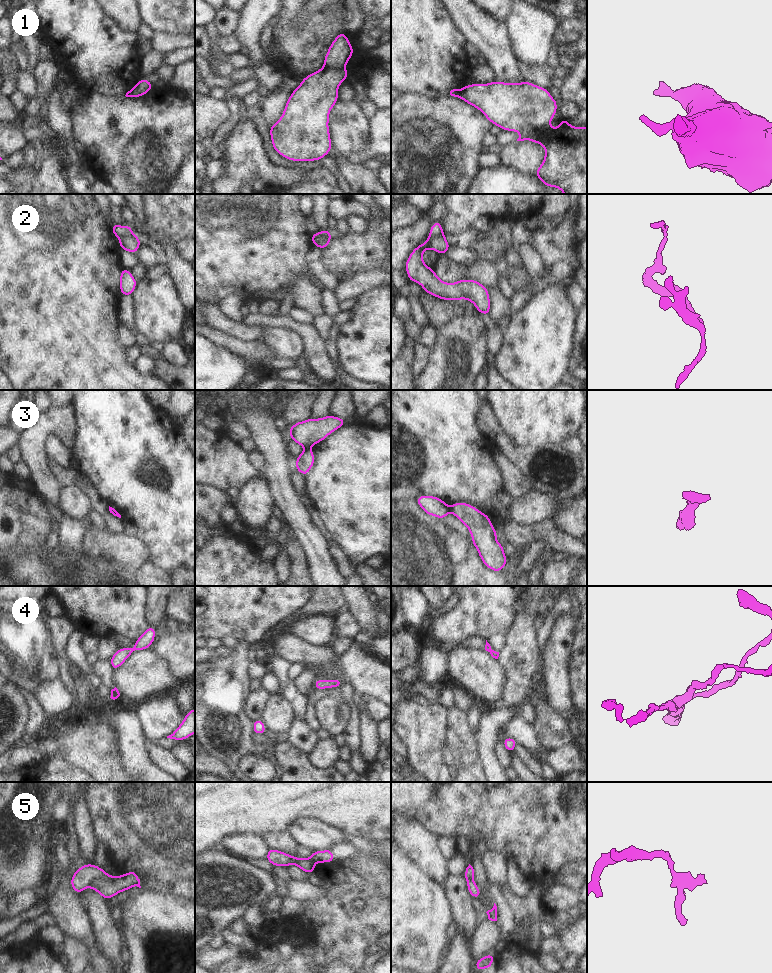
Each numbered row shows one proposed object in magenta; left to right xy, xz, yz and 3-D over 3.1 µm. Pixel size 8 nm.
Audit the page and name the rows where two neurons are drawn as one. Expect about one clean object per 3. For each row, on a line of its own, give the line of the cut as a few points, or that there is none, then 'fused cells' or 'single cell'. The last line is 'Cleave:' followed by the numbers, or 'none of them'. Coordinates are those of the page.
1: cut in xz along (324, 65), (332, 69), (343, 68); fused cells
2: cut in yz along (444, 234), (429, 236); fused cells
3: cut in xz along (305, 448), (308, 449); fused cells
4: no cut; single cell
5: cut in xy along (116, 876), (112, 881), (94, 879), (89, 884); fused cells
Cleave: 1, 2, 3, 5

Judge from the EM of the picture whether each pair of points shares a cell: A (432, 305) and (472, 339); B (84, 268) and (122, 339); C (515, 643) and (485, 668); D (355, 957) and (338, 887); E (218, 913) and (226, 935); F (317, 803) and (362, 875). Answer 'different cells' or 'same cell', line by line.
A: different cells
B: different cells
C: different cells
D: same cell
E: different cells
F: different cells

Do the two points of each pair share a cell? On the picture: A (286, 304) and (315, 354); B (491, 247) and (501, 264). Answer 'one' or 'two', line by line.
A: two
B: two

